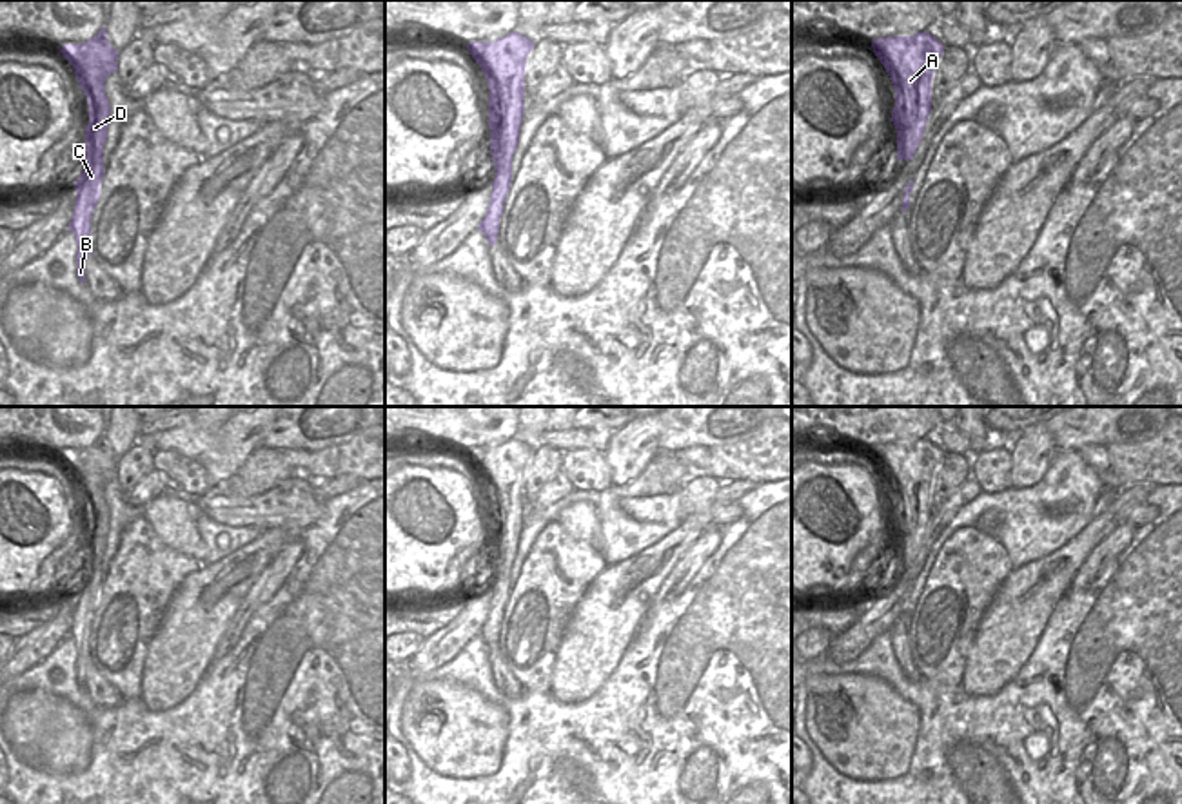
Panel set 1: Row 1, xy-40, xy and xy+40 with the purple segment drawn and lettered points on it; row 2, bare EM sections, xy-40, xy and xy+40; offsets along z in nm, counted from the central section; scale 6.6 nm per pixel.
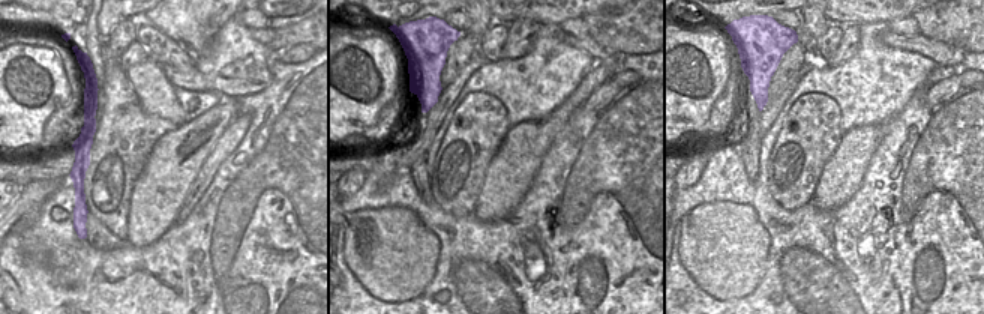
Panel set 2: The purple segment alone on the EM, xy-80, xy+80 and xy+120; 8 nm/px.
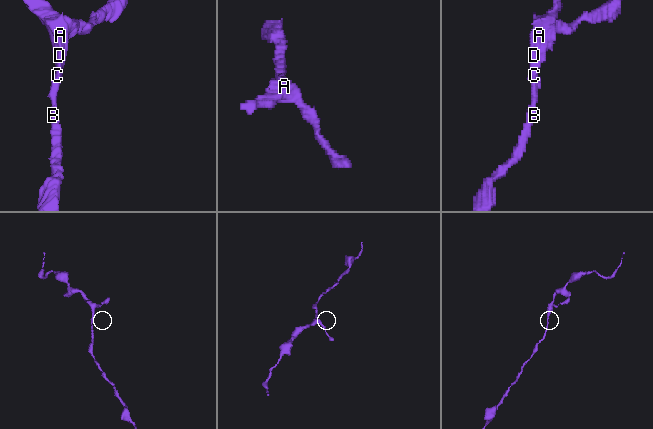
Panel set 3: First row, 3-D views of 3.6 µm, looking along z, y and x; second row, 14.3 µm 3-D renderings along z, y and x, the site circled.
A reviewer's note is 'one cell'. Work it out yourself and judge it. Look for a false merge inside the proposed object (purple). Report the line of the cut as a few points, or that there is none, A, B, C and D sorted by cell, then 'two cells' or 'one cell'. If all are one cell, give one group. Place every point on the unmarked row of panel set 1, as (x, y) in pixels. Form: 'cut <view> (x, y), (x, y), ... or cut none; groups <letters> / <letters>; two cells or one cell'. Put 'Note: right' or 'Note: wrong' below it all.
cut none; groups A B C D; one cell
Note: right

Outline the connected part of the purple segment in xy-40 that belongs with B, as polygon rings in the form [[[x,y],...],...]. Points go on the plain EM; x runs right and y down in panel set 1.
[[[105,432],[84,450],[65,450],[62,463],[73,472],[76,486],[89,510],[85,534],[85,575],[74,590],[76,610],[69,637],[76,644],[76,682],[85,690],[85,668],[91,662],[91,623],[100,606],[103,586],[103,552],[107,546],[111,514],[105,501],[105,486],[118,476],[118,457],[109,450]]]

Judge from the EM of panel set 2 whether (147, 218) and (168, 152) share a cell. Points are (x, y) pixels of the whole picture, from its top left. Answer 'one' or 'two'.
one

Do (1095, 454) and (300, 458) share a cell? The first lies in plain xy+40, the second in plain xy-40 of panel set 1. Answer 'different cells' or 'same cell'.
same cell

